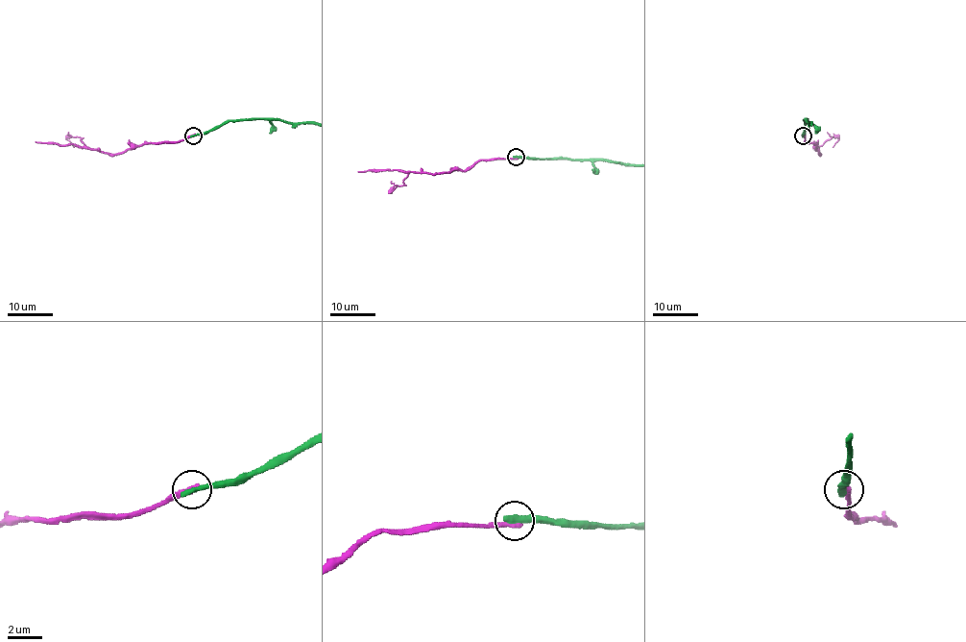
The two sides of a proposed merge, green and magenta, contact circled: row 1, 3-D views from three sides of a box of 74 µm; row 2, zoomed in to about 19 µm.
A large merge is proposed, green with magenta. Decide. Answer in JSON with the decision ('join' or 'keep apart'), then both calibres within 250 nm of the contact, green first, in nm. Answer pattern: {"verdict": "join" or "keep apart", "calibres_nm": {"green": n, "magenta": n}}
{"verdict": "keep apart", "calibres_nm": {"green": 440, "magenta": 360}}

